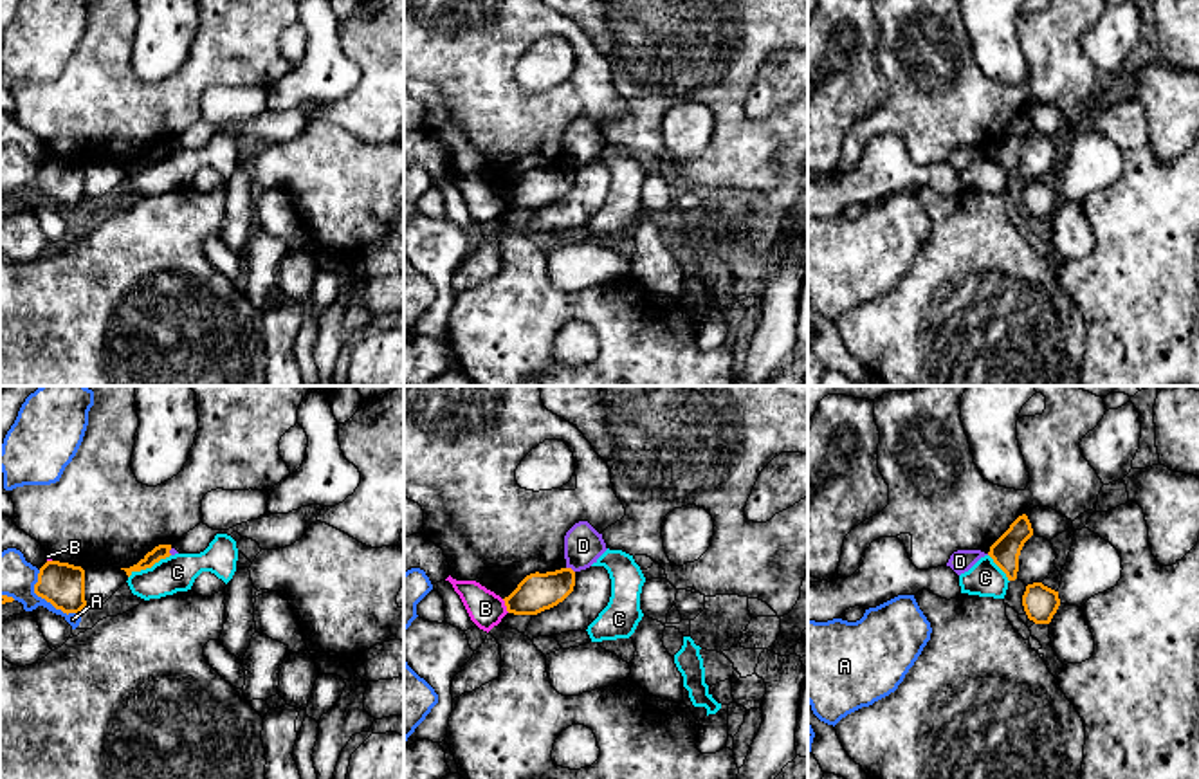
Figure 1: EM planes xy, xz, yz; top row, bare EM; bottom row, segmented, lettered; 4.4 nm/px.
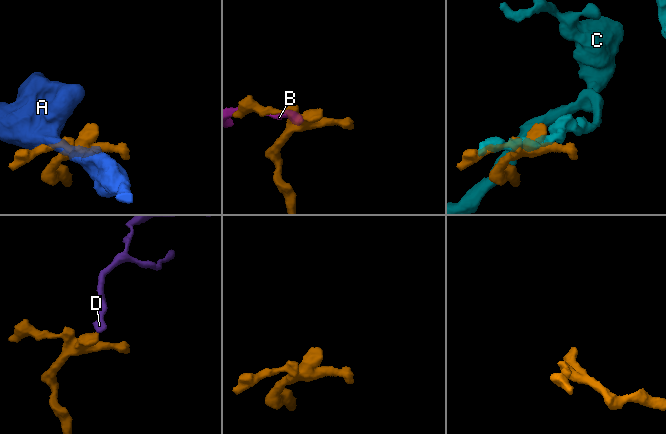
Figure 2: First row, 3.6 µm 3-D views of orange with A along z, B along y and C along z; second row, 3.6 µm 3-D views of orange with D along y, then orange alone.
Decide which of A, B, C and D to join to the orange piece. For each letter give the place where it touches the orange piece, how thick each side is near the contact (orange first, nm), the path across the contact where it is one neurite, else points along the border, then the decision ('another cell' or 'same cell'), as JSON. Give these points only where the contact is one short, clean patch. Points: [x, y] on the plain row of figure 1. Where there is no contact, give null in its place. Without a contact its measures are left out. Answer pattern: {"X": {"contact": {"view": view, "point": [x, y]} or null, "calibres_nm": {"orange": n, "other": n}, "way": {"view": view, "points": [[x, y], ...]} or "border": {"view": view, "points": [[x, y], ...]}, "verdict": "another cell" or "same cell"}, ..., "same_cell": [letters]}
{"A": {"contact": {"view": "xy", "point": [47, 197]}, "calibres_nm": {"orange": 200, "other": 190}, "verdict": "another cell"}, "B": {"contact": {"view": "xz", "point": [505, 201]}, "calibres_nm": {"orange": 170, "other": 160}, "verdict": "another cell"}, "C": {"contact": {"view": "xy", "point": [148, 163]}, "calibres_nm": {"orange": 70, "other": 160}, "verdict": "another cell"}, "D": {"contact": {"view": "xz", "point": [570, 164]}, "calibres_nm": {"orange": 170, "other": 180}, "border": {"view": "xz", "points": [[567, 163], [574, 168]]}, "verdict": "another cell"}, "same_cell": []}

